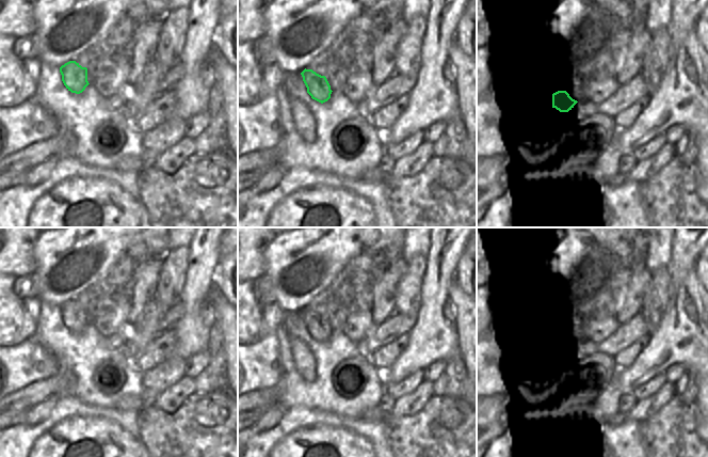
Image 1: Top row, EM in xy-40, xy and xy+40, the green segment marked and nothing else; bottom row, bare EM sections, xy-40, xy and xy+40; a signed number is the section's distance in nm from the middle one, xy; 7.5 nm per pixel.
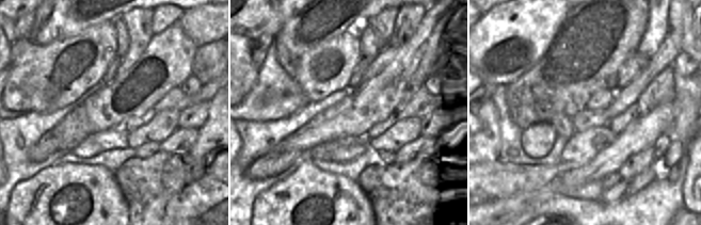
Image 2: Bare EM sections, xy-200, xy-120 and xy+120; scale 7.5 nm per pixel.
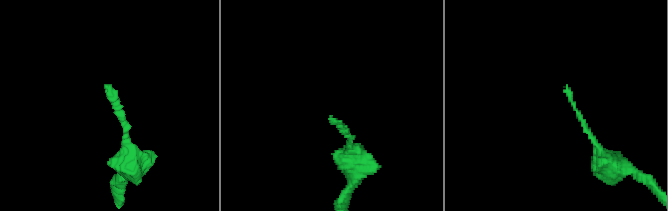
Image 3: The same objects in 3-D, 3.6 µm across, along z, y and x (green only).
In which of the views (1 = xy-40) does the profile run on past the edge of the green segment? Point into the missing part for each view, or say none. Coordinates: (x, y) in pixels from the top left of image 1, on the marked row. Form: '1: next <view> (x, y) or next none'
1: next none

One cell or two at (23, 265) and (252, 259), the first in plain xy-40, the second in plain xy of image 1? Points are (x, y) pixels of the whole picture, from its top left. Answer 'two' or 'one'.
one

